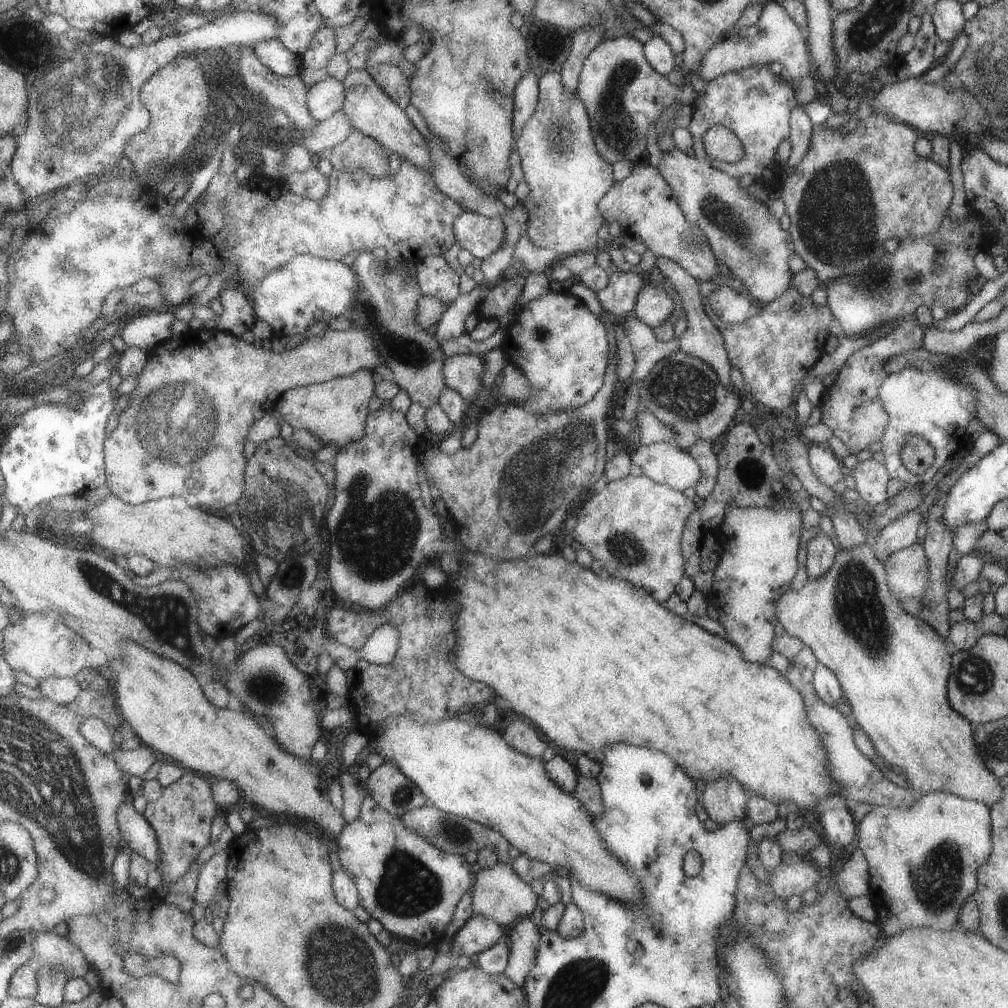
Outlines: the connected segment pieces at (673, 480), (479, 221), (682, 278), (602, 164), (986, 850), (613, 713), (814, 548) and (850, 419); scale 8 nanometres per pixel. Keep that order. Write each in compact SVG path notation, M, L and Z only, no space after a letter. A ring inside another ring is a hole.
M664 441L636 444L629 455L631 464L640 466L642 475L677 491L695 487L702 476L701 468L688 451Z
M466 210L460 218L456 219L454 230L457 242L468 249L474 257L478 257L482 261L490 253L496 252L503 243L505 226L501 217L488 218L478 214L478 212Z
M657 257L654 268L658 269L660 274L671 282L675 292L681 298L683 314L687 324L684 332L678 337L681 351L708 363L716 371L719 381L727 389L737 391L734 389L730 378L732 366L726 352L723 336L704 310L701 294L699 293L699 282L696 278L690 276L679 264L676 264L676 262L669 258Z
M545 72L537 85L538 110L531 114L516 139L523 178L530 186L530 194L520 201L527 214L528 238L534 246L552 249L562 258L580 251L597 251L597 234L604 223L598 201L616 181L612 165L600 156L594 144L583 102L578 97L558 98L571 93L563 87L561 74ZM562 130L568 130L568 142L562 140Z
M936 791L928 793L927 795L917 796L914 804L911 804L905 809L900 807L874 805L872 810L860 820L860 823L857 824L856 838L858 838L858 849L865 854L867 863L869 864L869 873L871 877L869 880L870 890L868 895L876 904L876 922L882 923L882 926L884 926L882 932L884 932L887 937L902 932L904 929L909 930L910 927L928 927L941 931L949 931L956 926L962 905L971 899L974 889L976 888L976 871L980 868L981 864L984 864L984 861L988 858L988 855L993 848L990 810L991 808L986 806L983 802L963 799L942 791Z
M470 554L468 560L470 562L462 566L462 576L456 582L456 586L462 588L464 598L454 598L462 602L458 604L462 608L458 616L460 644L452 660L456 660L456 666L464 672L465 676L472 676L472 679L476 678L484 684L492 684L492 688L496 688L496 694L500 694L512 704L514 712L528 716L534 724L540 724L544 736L560 748L582 750L582 754L586 754L600 764L605 757L604 748L616 742L658 748L670 754L670 758L676 760L684 772L696 782L703 780L705 784L708 784L718 779L732 777L749 794L764 797L777 805L790 800L800 808L802 813L809 810L818 813L824 798L828 794L837 792L837 784L831 779L827 769L826 751L817 730L808 720L803 696L800 690L792 686L778 670L767 664L746 661L734 644L723 640L720 636L706 632L690 621L689 616L682 617L675 612L670 612L663 604L656 602L646 589L630 586L618 578L604 580L596 576L594 572L580 568L574 562L572 564L566 562L562 556L548 554L548 556L534 556L530 560L502 562L502 560L492 560L480 554Z
M821 532L807 542L807 577L810 581L822 578L834 564L838 554L836 544Z
M907 318L898 322L899 325L894 332L868 344L867 346L856 351L844 362L844 365L838 371L838 378L834 380L830 387L826 387L819 401L821 412L821 421L830 428L834 435L838 436L842 444L848 448L851 454L858 454L862 450L867 449L870 444L878 442L883 435L884 429L887 427L889 416L885 411L881 400L878 398L878 389L880 385L889 377L889 372L885 369L888 359L896 355L916 350L923 346L923 338L925 327L918 324L913 318Z

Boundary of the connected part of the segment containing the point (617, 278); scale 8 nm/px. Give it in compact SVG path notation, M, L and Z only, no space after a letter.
M614 271L609 275L608 284L596 294L604 312L621 325L626 317L632 316L636 297L645 284L645 274Z

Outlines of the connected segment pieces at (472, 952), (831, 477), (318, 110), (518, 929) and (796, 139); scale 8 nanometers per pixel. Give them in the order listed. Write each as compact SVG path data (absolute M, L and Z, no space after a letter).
M474 914L457 932L451 954L453 956L476 956L504 936L502 926L491 918Z
M812 445L808 449L807 457L816 478L828 488L838 484L846 473L841 459L827 446Z
M330 75L311 87L307 101L314 118L318 121L329 119L342 111L347 102L345 82Z
M522 917L518 919L510 934L509 961L501 973L521 987L524 987L524 980L528 979L532 971L530 960L534 960L534 956L537 956L536 950L539 950L540 932L536 927L530 917Z
M798 104L789 116L789 129L788 140L791 144L791 151L788 162L784 167L786 170L795 167L803 159L803 156L807 153L813 131L812 121L804 112L802 106Z

